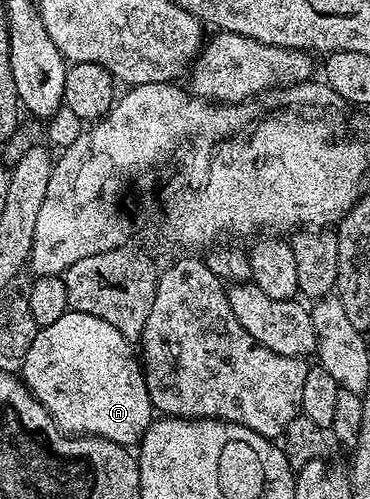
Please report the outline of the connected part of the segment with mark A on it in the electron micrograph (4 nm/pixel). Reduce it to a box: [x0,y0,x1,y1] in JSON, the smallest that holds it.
[21,310,153,449]

